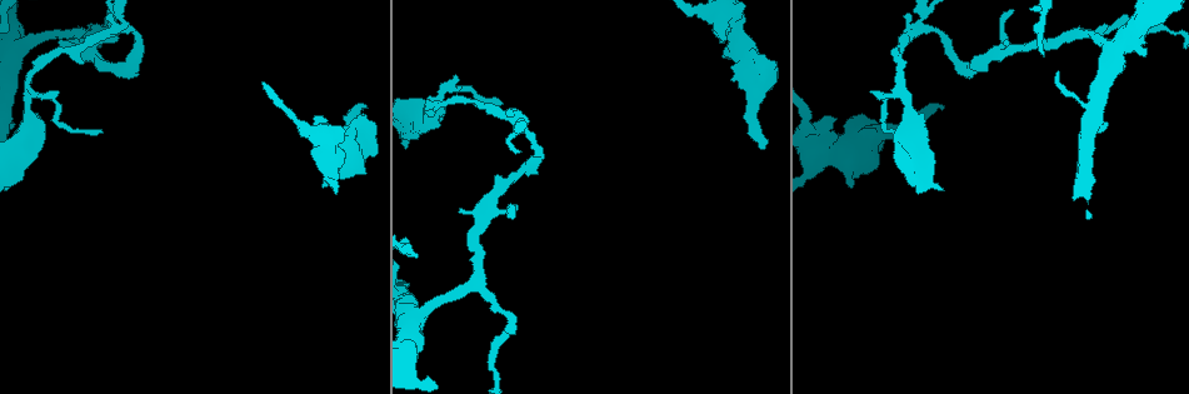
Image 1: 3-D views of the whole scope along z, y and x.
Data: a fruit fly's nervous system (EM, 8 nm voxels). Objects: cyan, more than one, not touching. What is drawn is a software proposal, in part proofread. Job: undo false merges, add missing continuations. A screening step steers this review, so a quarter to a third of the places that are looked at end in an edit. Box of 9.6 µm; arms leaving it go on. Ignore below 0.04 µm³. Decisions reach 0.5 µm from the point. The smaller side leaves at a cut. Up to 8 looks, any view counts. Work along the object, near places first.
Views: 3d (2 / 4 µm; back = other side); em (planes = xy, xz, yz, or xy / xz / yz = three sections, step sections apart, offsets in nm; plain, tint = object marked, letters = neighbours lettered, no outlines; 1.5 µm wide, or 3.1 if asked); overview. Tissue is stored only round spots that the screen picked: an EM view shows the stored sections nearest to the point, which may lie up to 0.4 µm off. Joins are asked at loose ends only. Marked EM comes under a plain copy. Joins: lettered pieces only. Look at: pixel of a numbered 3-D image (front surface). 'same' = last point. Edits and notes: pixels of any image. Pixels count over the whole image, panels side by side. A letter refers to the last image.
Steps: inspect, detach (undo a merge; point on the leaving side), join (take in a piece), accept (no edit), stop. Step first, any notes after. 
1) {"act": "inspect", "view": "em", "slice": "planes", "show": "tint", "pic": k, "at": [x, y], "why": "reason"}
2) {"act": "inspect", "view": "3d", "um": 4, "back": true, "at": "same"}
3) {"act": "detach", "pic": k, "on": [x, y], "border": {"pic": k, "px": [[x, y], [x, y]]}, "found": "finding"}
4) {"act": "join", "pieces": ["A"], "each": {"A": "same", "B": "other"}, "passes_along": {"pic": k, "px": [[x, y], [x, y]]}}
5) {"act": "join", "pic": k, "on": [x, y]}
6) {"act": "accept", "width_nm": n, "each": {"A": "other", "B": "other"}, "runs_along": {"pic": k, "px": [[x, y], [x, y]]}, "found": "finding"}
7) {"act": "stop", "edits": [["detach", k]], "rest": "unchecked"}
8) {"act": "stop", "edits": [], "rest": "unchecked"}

{"act": "inspect", "view": "em", "slice": "planes", "show": "letters", "pic": 1, "at": [721, 37], "why": "thick end"}

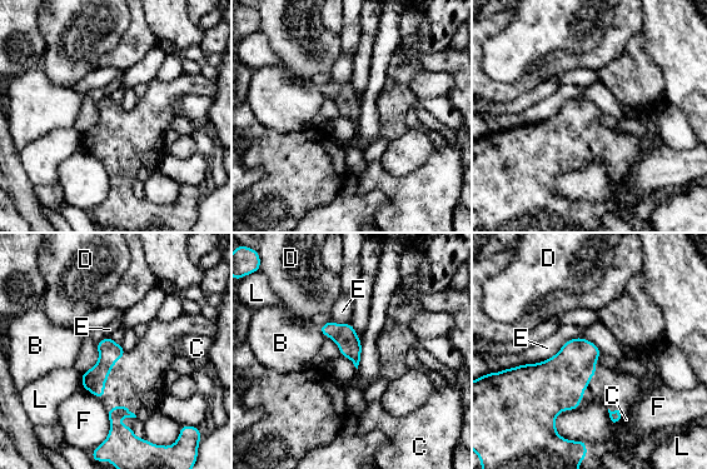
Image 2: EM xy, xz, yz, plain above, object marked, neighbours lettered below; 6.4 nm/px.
{"act": "accept", "each": {"B": "other", "C": "other", "D": "other", "E": "other", "F": "other", "L": "other"}, "found": "none of them fits"}

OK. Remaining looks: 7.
{"act": "inspect", "view": "em", "slice": "planes", "show": "letters", "pic": 1, "at": [123, 27], "why": "four-way junction"}

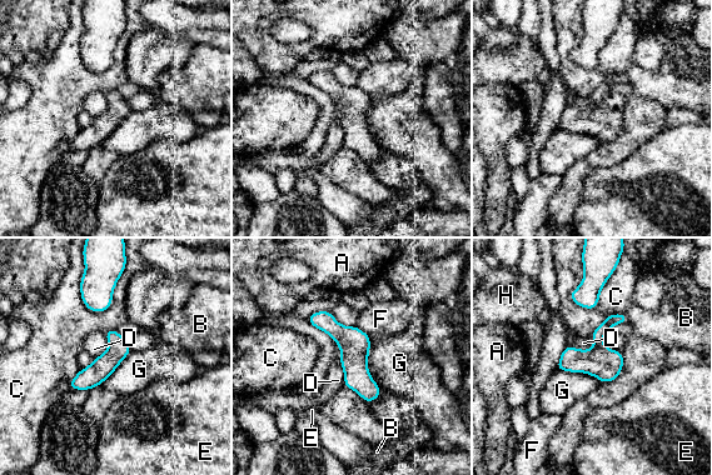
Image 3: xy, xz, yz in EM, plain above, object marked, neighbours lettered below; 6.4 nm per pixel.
{"act": "accept", "each": {"A": "other", "B": "other", "C": "other", "D": "other", "E": "other", "F": "other", "G": "other", "H": "other"}, "border": {"pic": 3, "px": [[333, 340], [339, 349], [344, 385]]}, "found": "all the same cell"}

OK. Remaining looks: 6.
{"act": "inspect", "view": "3d", "um": 2, "pic": 1, "at": [943, 109], "why": "branch stops here"}

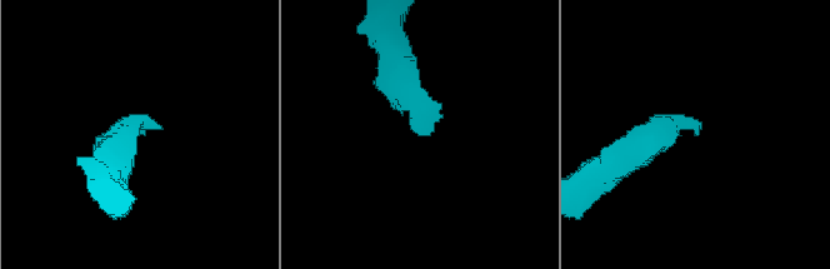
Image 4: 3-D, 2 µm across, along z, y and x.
{"act": "inspect", "view": "em", "slice": "planes", "show": "tint", "pic": 4, "at": [423, 128], "why": "now the EM"}

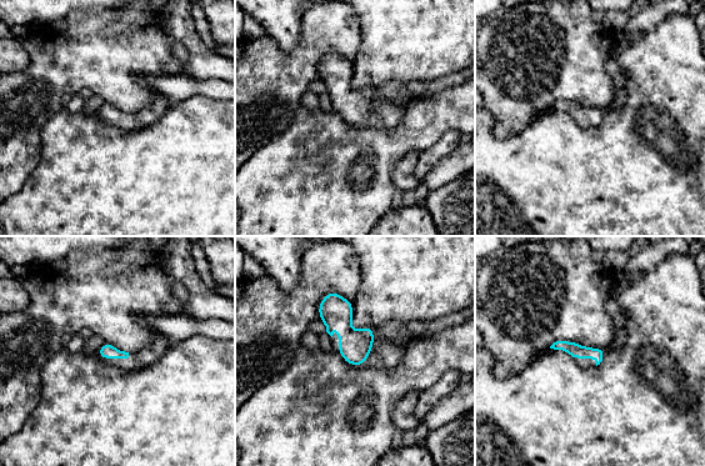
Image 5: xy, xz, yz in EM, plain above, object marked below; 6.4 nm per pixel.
{"act": "inspect", "view": "em", "slice": "planes", "show": "letters", "at": "same", "why": "see the neighbours"}

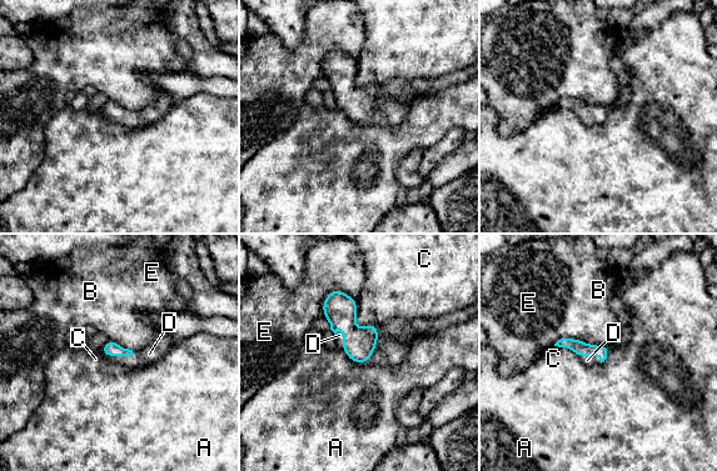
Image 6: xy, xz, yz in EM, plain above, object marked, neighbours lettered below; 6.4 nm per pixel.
{"act": "join", "pic": 6, "on": [149, 354], "each": {"A": "other", "B": "other", "C": "other", "D": "same", "E": "other"}, "passes_along": {"pic": 6, "px": [[110, 349], [120, 355], [149, 354]]}, "found": "the cell continues"}

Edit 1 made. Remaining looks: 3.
{"act": "stop", "edits": [["join", 6]], "rest": "unchecked"}

